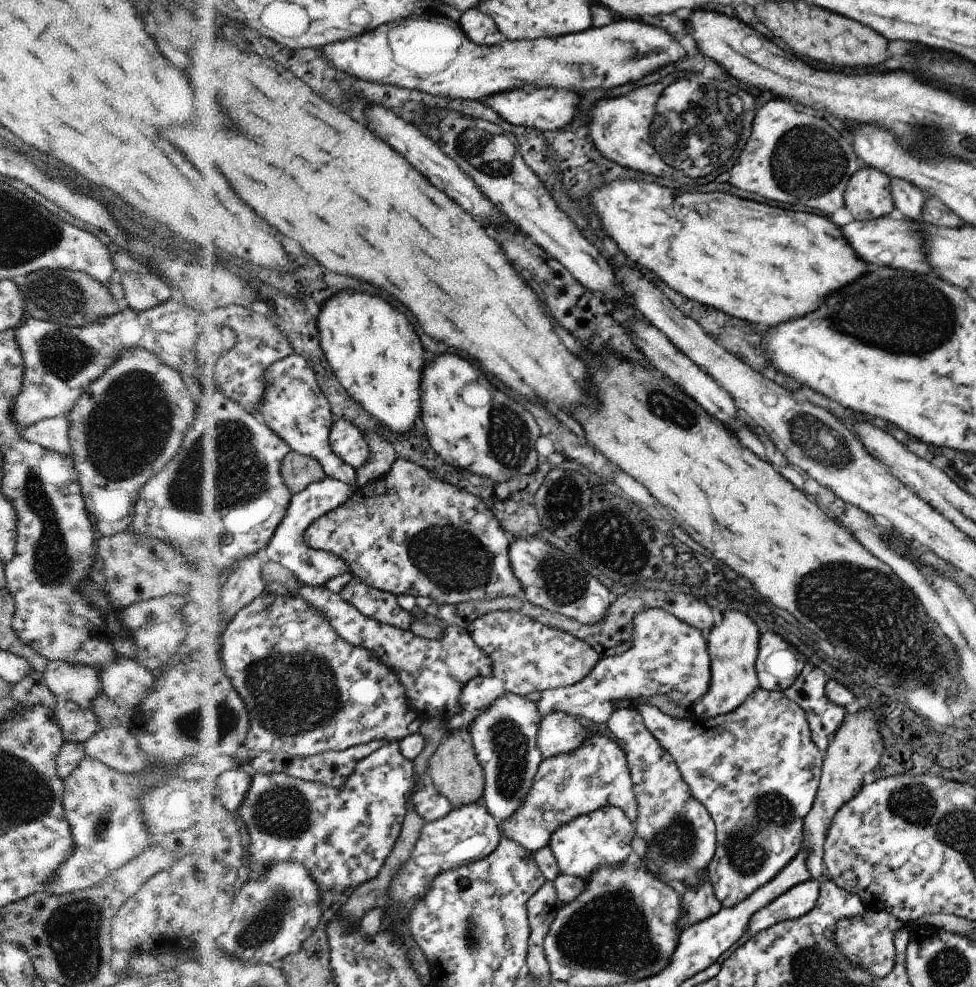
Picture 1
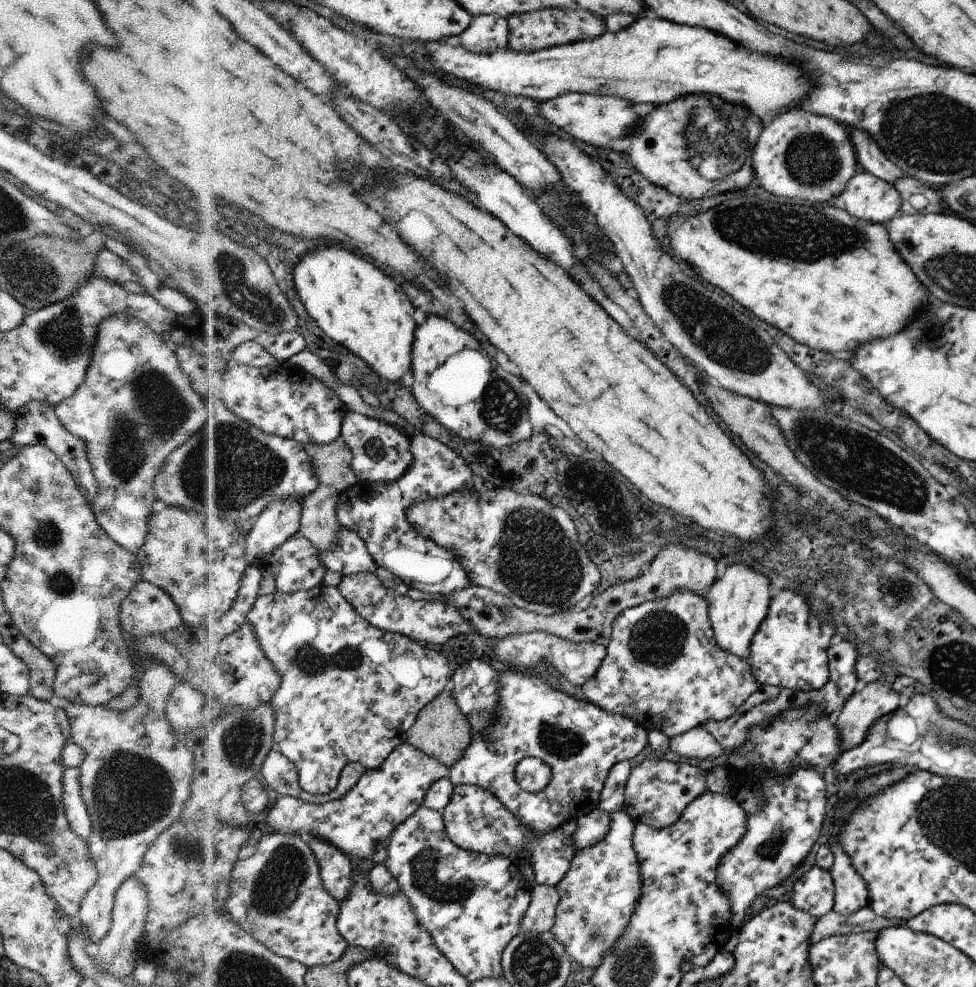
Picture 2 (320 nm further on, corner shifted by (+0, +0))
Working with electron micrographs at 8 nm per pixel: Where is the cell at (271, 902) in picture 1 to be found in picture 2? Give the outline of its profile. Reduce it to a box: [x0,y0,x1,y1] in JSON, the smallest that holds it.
[226,830,350,968]

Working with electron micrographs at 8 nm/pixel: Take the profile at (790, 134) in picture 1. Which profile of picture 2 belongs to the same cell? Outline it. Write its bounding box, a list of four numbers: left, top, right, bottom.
[752,110,857,202]

